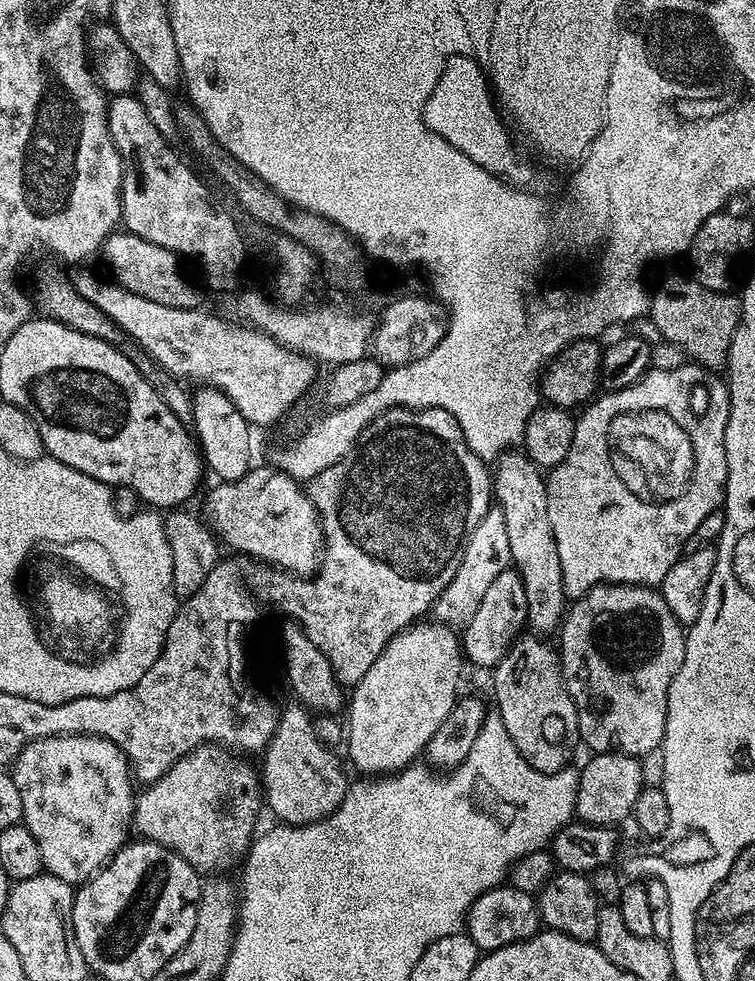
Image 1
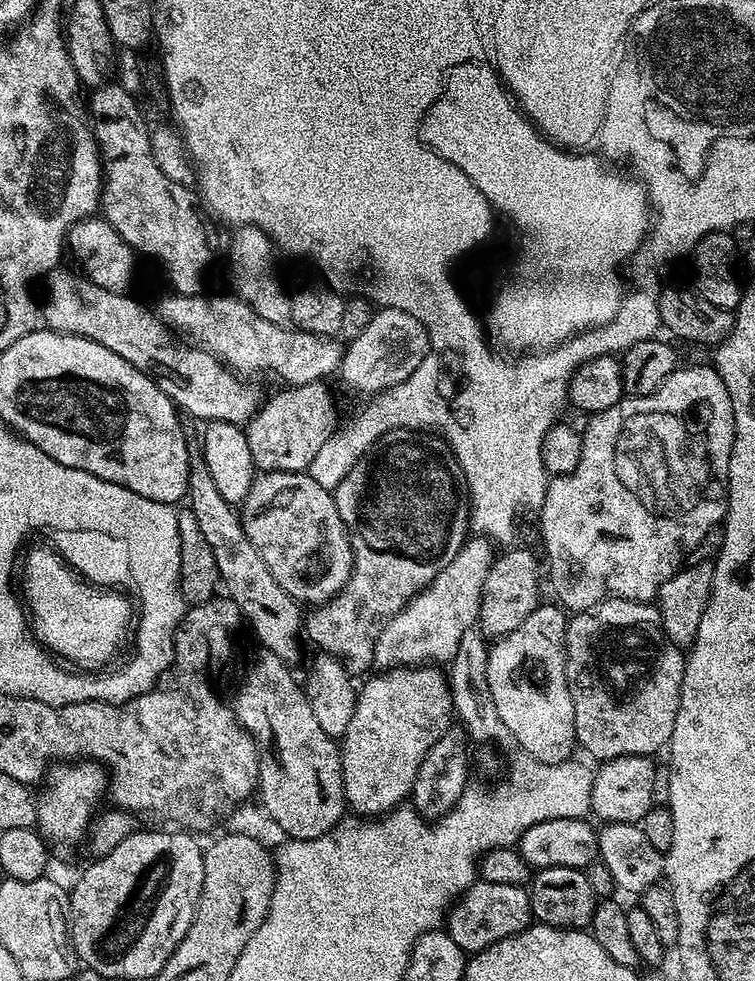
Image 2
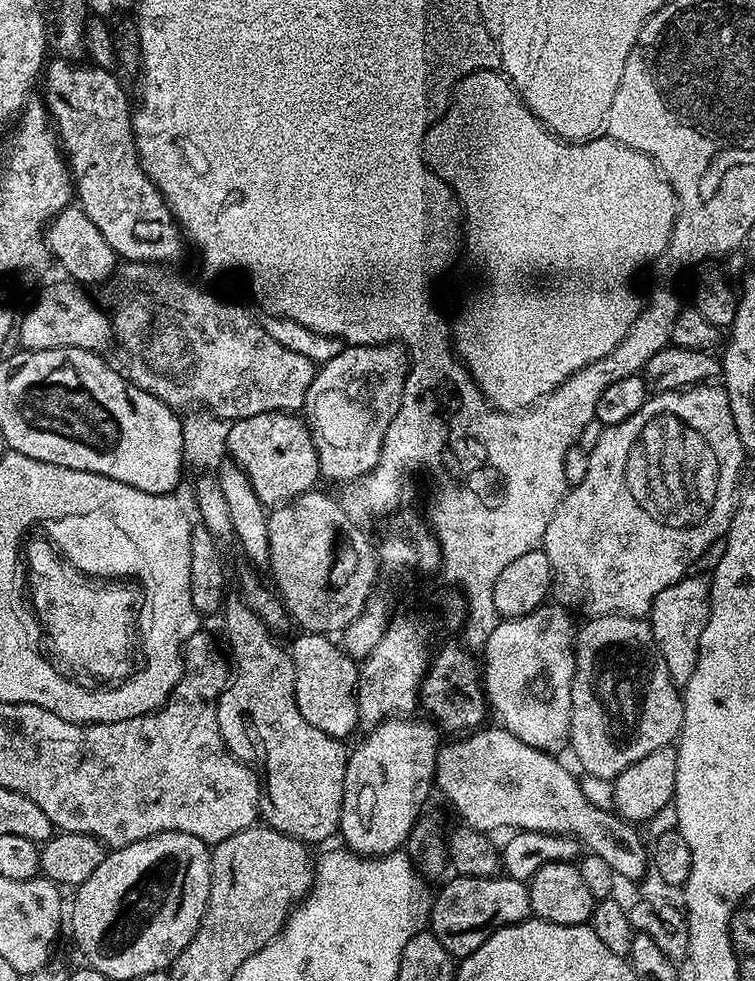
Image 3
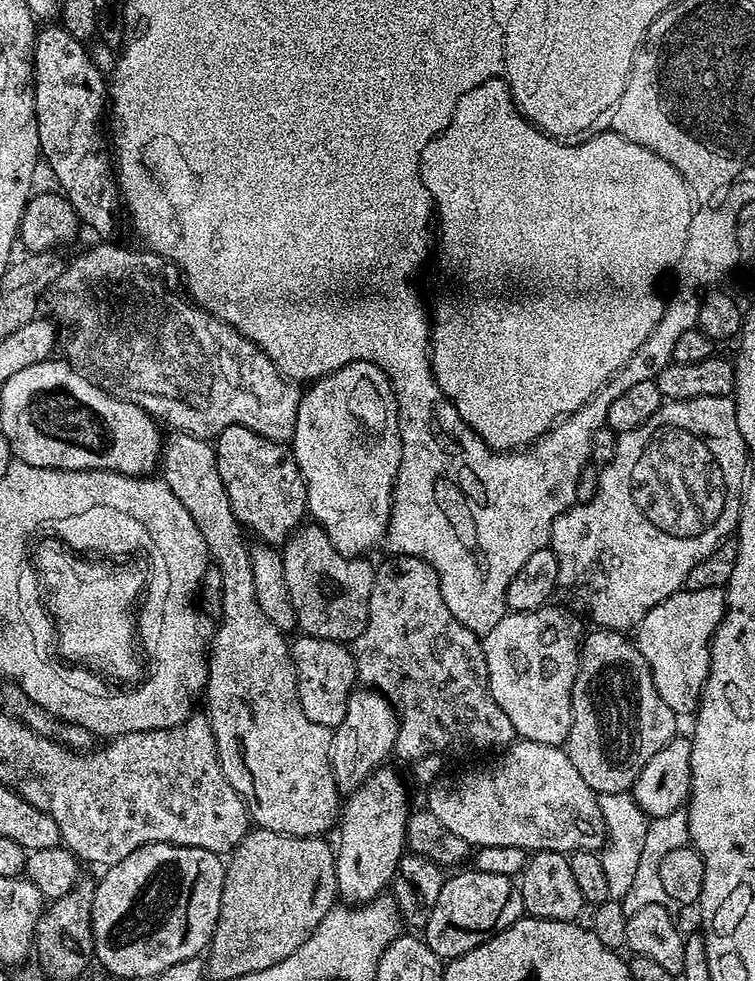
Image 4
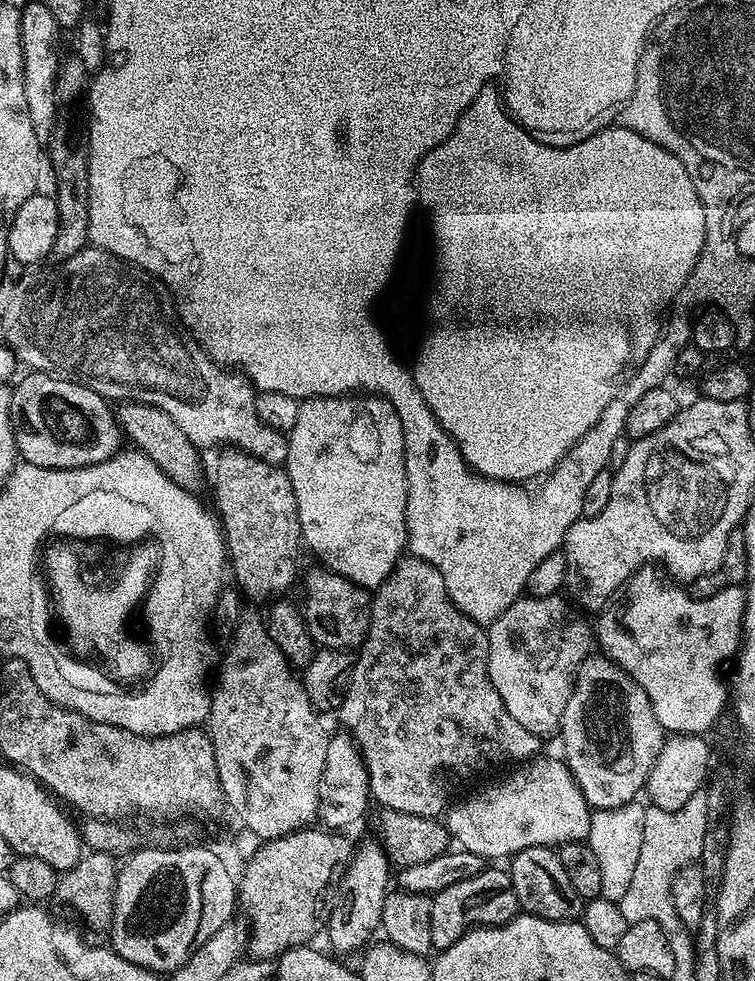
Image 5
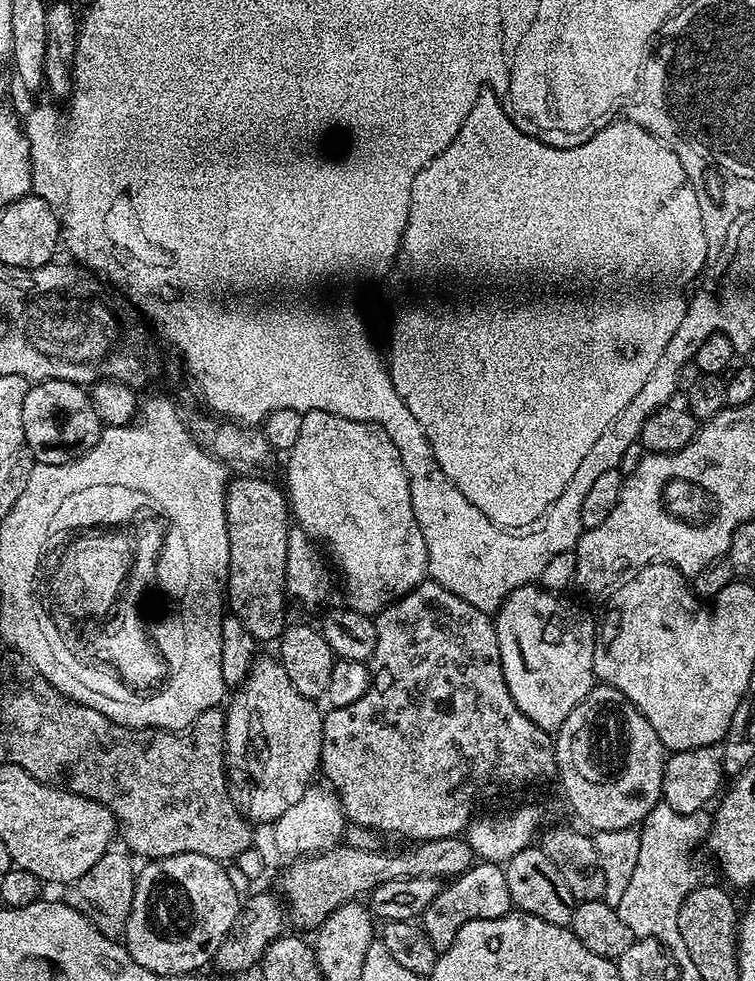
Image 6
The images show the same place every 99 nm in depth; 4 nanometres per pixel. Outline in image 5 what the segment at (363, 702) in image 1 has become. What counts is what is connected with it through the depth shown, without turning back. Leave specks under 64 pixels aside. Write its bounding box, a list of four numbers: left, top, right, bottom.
[326,843,390,952]

